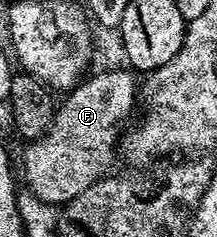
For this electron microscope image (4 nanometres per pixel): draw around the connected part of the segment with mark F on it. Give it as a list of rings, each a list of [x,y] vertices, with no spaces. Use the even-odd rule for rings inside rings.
[[[130,70],[126,72],[98,72],[95,71],[93,74],[87,75],[76,87],[69,89],[66,101],[57,105],[54,121],[48,131],[41,136],[39,140],[31,140],[25,145],[26,149],[22,152],[22,172],[20,168],[20,176],[26,179],[25,187],[30,191],[36,198],[40,198],[43,204],[52,204],[55,206],[64,206],[72,198],[76,198],[80,194],[84,194],[84,190],[88,190],[88,186],[92,186],[98,180],[102,179],[103,176],[107,175],[111,171],[110,168],[114,164],[114,147],[119,147],[120,144],[120,133],[123,131],[122,123],[129,118],[134,112],[134,99],[139,99],[140,96],[140,84],[139,81],[134,81],[135,73]]]

